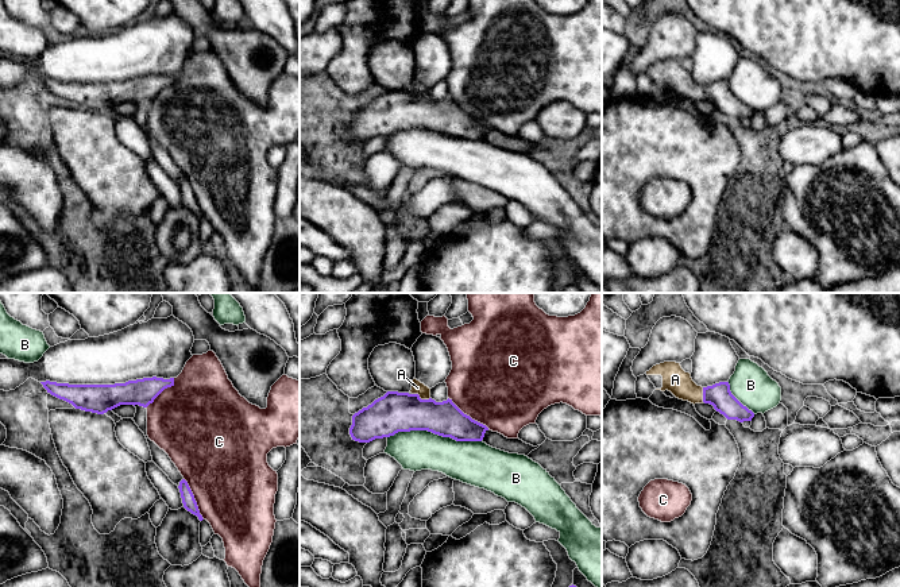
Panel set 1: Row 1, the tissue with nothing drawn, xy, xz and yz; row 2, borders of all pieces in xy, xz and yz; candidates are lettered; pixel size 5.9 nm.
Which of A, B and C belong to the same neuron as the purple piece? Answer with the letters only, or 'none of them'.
A

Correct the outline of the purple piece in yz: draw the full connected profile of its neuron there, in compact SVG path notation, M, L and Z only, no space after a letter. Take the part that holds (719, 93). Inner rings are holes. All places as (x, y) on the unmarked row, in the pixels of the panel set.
M664 59L646 69L648 76L656 88L671 89L676 96L691 101L710 101L727 117L739 120L752 119L754 111L743 104L730 89L729 80L719 80L712 84L698 84L690 70L685 70L680 61Z

